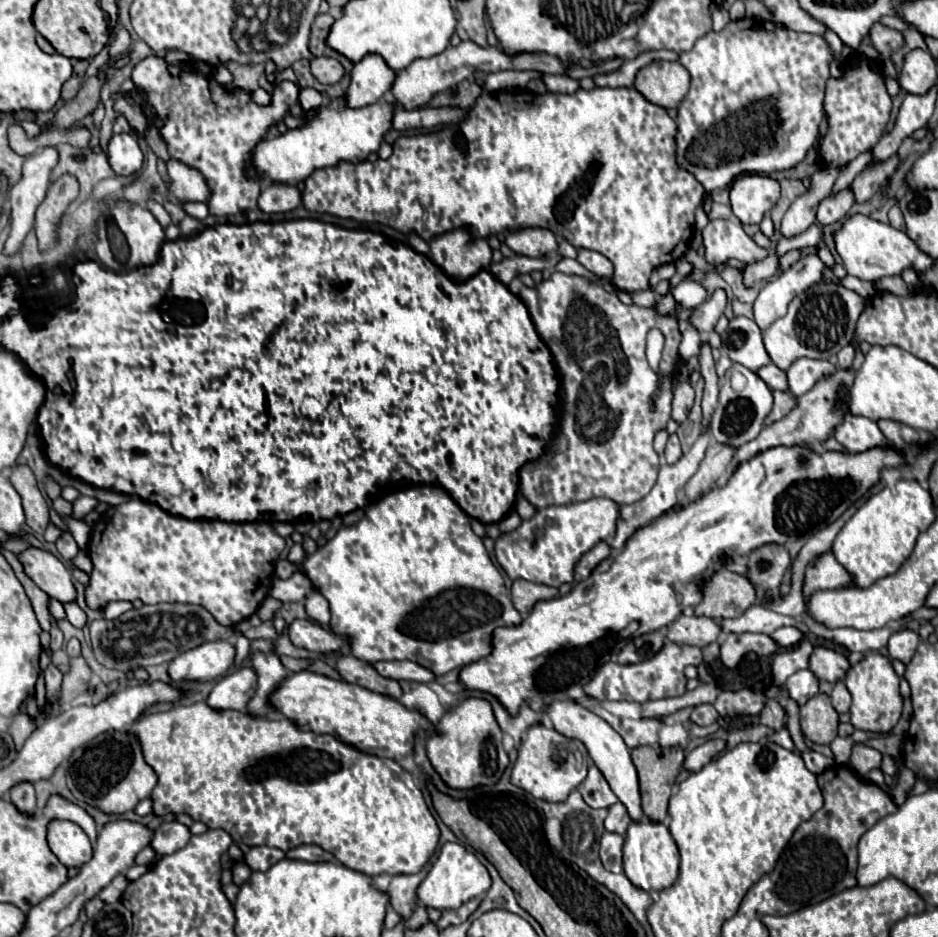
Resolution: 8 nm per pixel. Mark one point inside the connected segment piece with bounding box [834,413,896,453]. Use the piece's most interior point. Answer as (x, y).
(858, 434)

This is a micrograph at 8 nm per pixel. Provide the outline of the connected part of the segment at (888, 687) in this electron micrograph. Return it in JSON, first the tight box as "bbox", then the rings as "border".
{"bbox":[846,653,902,733],"border":[[[866,653],[866,659],[852,665],[846,675],[846,687],[852,695],[852,725],[854,729],[874,731],[874,733],[888,733],[894,729],[902,715],[902,695],[900,695],[900,679],[892,669],[890,659],[882,657],[880,653]]]}

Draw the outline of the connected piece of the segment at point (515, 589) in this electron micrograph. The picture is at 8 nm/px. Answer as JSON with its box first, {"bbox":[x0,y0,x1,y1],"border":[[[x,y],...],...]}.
{"bbox":[512,579,558,617],"border":[[[516,579],[514,585],[512,585],[512,603],[522,617],[526,617],[532,611],[534,603],[554,599],[556,595],[558,595],[556,587],[532,583],[532,581],[526,581],[526,579]]]}

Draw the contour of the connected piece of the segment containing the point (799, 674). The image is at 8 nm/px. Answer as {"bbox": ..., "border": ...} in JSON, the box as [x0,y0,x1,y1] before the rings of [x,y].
{"bbox":[786,669,818,705],"border":[[[808,669],[796,671],[794,675],[788,677],[786,689],[788,689],[790,697],[798,701],[798,705],[804,705],[808,699],[812,699],[814,695],[818,695],[818,679]]]}

